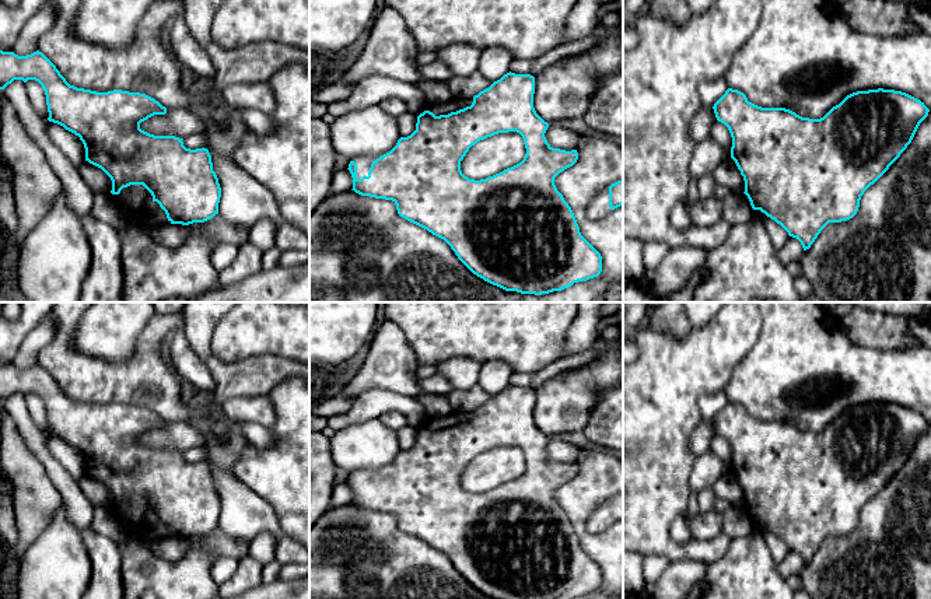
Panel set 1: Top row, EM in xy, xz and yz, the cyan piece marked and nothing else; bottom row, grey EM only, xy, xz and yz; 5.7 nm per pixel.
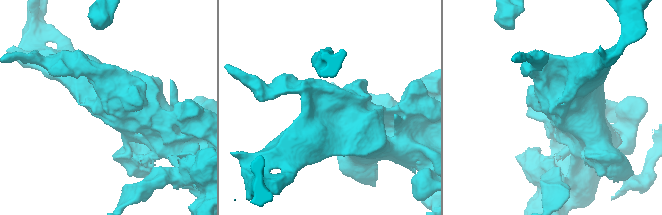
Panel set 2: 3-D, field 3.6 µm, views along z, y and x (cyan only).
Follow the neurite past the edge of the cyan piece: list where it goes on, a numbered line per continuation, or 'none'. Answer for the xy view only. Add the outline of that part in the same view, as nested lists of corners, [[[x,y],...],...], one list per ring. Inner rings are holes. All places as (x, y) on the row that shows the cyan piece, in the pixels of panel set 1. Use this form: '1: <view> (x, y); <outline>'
1: xy (136, 202); [[[130,185],[113,196],[125,214],[127,225],[133,224],[150,234],[158,227],[171,224],[165,211],[153,200],[151,193],[143,185]]]

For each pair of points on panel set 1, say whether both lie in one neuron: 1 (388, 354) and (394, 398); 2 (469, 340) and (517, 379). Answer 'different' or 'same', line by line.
1: different
2: different

